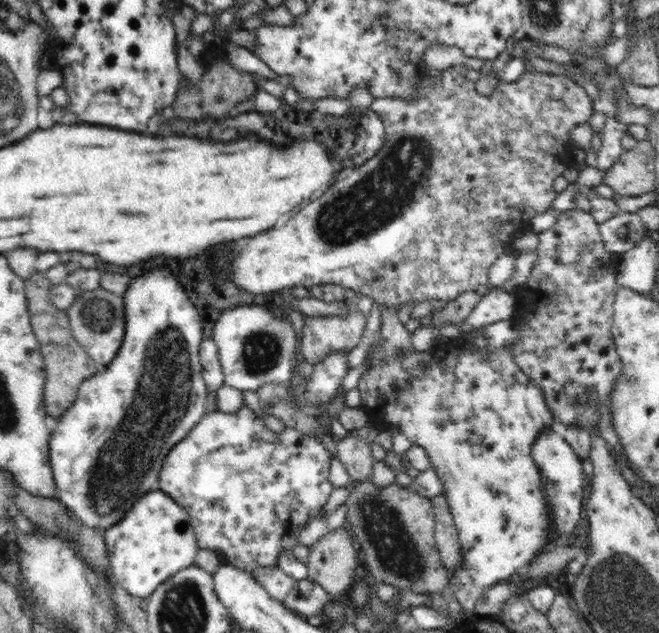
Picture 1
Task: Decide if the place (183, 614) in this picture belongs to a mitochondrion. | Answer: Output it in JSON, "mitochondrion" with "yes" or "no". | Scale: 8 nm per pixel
{"mitochondrion":"yes"}

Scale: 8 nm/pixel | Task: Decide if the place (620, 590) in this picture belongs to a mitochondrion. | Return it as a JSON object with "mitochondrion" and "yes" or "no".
{"mitochondrion":"yes"}

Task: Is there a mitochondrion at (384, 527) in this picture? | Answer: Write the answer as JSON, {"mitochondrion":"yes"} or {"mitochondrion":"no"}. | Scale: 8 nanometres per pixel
{"mitochondrion":"yes"}

